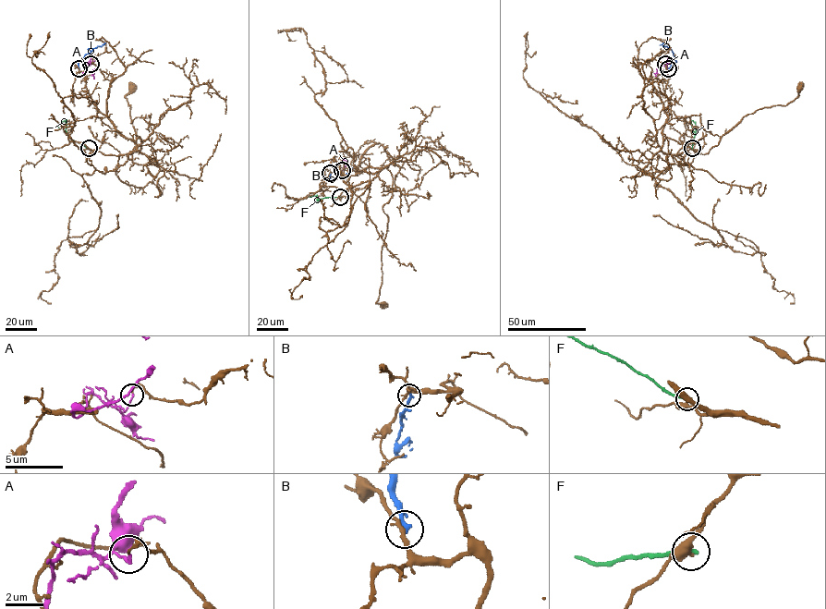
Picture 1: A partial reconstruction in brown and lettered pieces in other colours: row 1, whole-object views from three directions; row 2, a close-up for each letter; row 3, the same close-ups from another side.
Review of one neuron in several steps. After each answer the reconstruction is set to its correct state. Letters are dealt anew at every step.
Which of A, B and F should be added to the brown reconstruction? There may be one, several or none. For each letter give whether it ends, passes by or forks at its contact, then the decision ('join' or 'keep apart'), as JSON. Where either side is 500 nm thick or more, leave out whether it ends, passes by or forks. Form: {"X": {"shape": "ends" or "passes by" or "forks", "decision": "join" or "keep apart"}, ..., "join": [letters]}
{"A": {"shape": "ends", "decision": "keep apart"}, "B": {"shape": "ends", "decision": "keep apart"}, "F": {"shape": "ends", "decision": "keep apart"}, "join": []}

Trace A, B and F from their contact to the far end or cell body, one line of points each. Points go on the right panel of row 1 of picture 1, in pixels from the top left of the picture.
A: (665, 64), (667, 73), (655, 73), (655, 79)
B: (668, 69), (675, 60), (672, 50), (660, 45)
F: (692, 148), (696, 124), (691, 121), (692, 128)

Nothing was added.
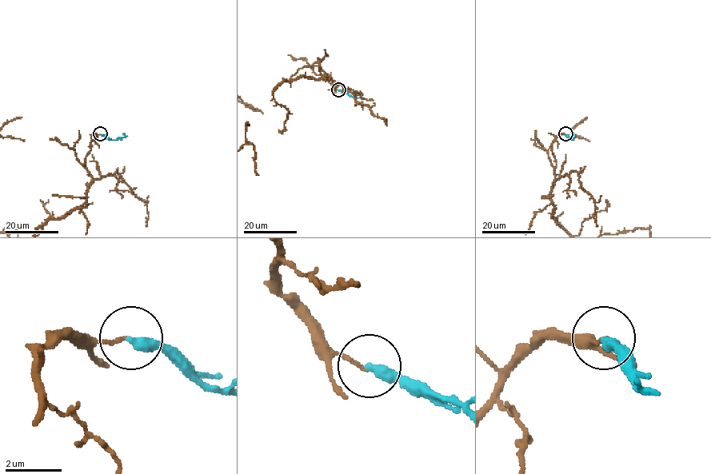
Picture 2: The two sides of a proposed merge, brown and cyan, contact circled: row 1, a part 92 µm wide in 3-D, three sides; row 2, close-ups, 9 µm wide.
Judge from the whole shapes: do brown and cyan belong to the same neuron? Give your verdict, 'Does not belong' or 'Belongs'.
Does not belong

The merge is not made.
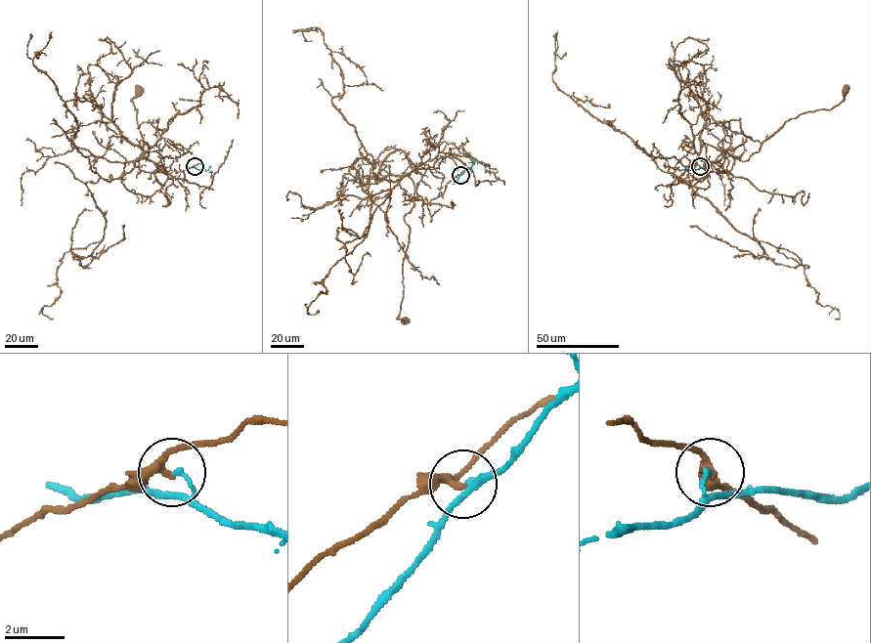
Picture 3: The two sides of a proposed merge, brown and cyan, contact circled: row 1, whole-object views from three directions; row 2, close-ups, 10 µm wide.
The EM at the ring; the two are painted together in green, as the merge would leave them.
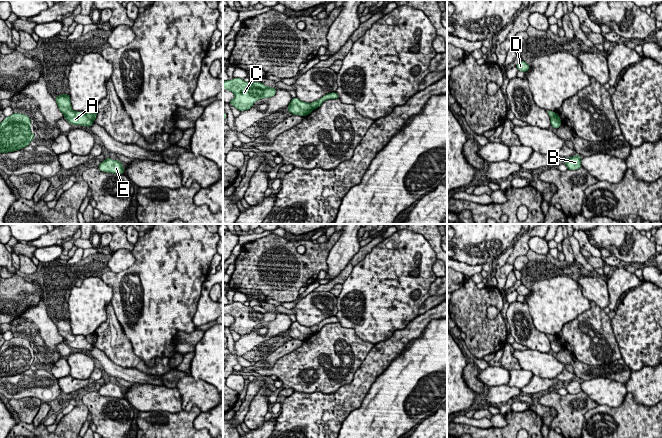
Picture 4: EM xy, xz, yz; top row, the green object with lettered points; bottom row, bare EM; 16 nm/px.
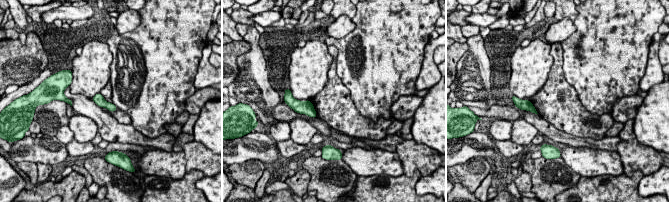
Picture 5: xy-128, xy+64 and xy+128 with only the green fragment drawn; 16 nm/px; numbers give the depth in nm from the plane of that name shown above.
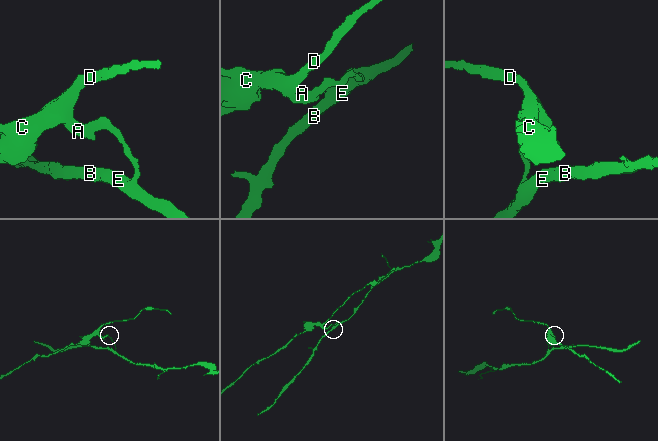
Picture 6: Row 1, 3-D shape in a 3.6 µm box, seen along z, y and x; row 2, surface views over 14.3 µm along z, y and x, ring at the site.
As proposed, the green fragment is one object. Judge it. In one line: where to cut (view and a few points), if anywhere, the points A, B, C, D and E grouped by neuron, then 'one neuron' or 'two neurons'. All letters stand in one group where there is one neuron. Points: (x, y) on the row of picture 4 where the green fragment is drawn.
cut in xy along (84, 112), (92, 121); A C D / B E; two neurons

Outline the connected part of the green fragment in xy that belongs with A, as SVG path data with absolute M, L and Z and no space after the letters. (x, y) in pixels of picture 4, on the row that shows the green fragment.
M69 94L58 95L55 101L58 105L58 109L64 114L64 118L70 124L87 126L89 128L92 126L93 121L87 117L85 112L80 113L79 111L72 110Z

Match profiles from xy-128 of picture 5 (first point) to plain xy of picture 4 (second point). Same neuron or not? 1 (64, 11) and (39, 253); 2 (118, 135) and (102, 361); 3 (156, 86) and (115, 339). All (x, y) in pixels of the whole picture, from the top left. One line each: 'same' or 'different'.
1: same
2: same
3: different

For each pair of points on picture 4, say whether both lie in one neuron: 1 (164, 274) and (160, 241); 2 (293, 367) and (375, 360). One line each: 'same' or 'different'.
1: same
2: different

